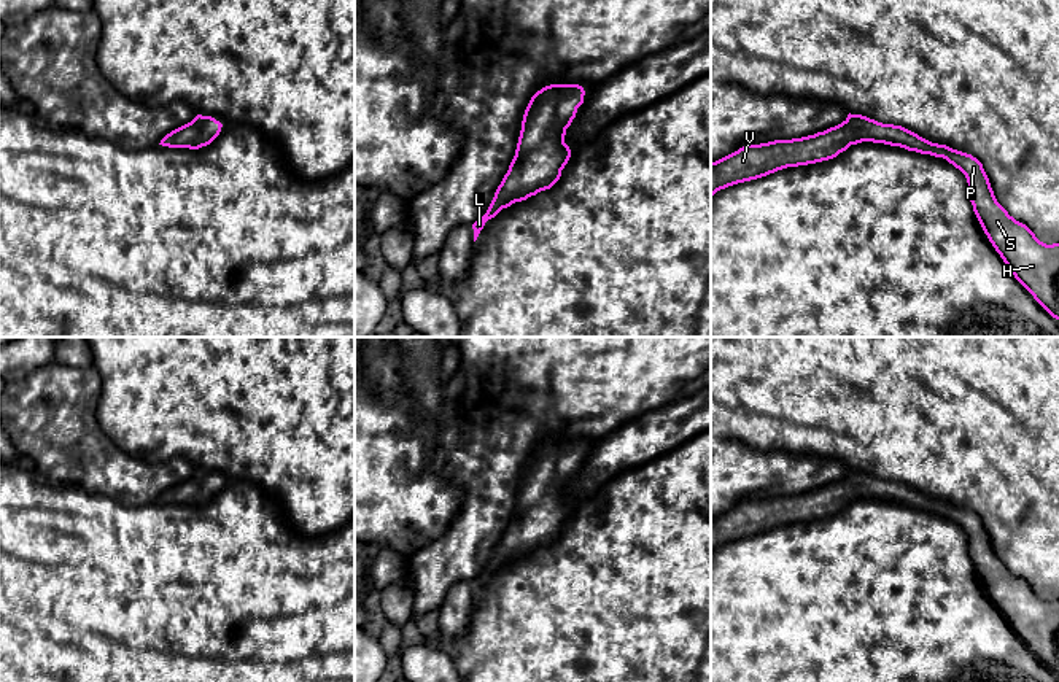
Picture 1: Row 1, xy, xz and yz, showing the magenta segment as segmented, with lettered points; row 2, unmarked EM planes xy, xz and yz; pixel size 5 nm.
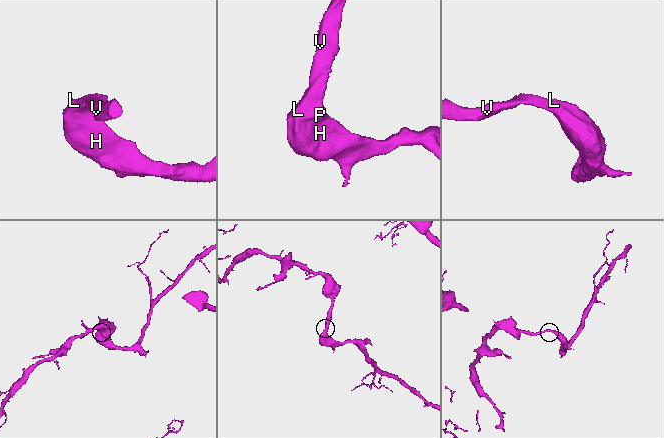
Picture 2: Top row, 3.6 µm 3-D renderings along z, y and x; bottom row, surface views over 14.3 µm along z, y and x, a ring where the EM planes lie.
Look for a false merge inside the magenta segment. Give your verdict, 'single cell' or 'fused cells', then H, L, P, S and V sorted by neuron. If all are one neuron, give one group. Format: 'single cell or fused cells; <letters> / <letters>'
single cell; H L P S V

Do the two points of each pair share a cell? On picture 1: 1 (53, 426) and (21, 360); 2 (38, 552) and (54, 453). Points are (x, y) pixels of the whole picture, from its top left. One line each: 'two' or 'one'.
1: two
2: two

